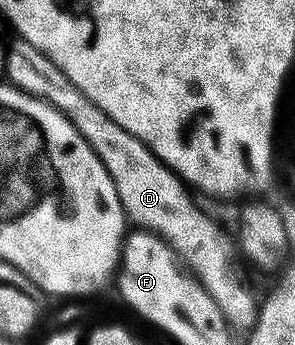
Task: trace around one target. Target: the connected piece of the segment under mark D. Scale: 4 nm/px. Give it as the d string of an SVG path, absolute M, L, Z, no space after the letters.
M78 88L60 112L79 130L111 174L126 217L132 223L134 220L138 229L153 232L173 247L173 251L205 287L207 294L211 294L211 298L221 307L226 321L234 329L252 329L257 322L259 300L258 297L253 297L252 290L245 285L245 280L241 277L241 268L237 265L238 249L231 236L229 238L193 201L194 193L183 179L172 168L162 163L143 141L123 130Z

